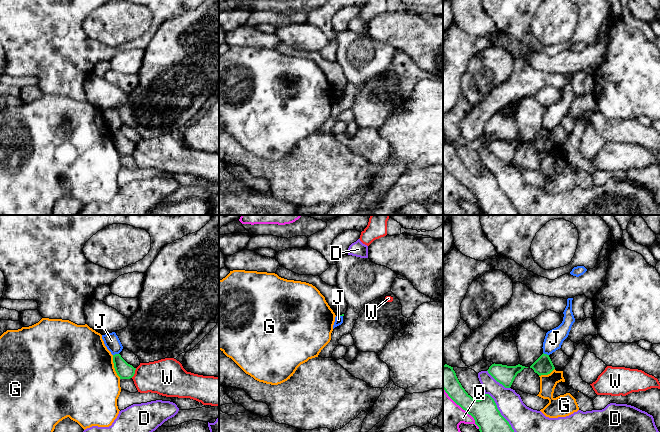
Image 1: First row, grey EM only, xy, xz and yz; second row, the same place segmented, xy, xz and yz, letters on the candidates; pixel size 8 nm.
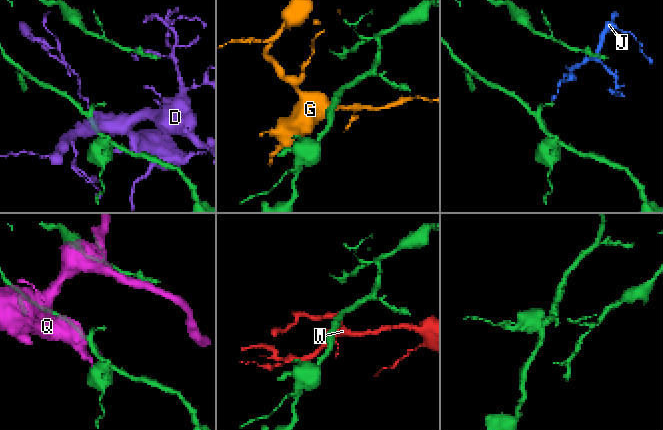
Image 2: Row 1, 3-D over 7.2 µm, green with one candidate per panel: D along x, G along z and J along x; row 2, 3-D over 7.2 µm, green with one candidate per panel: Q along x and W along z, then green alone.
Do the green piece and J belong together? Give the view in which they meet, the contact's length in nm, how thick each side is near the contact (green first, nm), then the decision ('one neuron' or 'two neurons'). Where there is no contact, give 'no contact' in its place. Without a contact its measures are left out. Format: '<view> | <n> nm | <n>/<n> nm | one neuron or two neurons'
xy | 50 nm | 130/120 nm | two neurons

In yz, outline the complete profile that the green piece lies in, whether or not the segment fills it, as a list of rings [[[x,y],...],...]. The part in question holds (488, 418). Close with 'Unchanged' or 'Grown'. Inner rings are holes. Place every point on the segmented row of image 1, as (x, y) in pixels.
[[[447,364],[443,365],[443,389],[457,405],[474,418],[480,432],[514,432],[509,422],[501,415],[494,399],[485,393],[479,400],[473,399],[462,387],[453,367]]]. Unchanged

